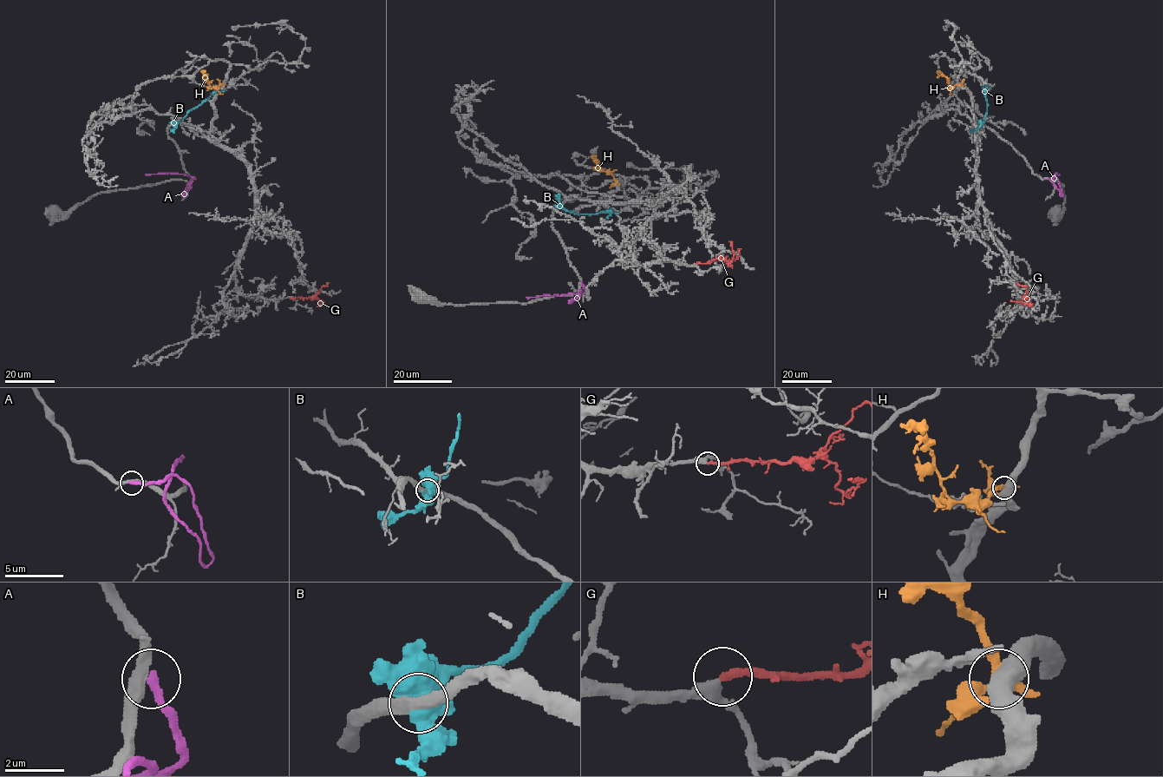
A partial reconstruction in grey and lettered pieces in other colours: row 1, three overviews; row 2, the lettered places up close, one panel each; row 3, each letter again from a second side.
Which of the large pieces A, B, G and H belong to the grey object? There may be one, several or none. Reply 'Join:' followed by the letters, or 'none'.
Join: B, G

